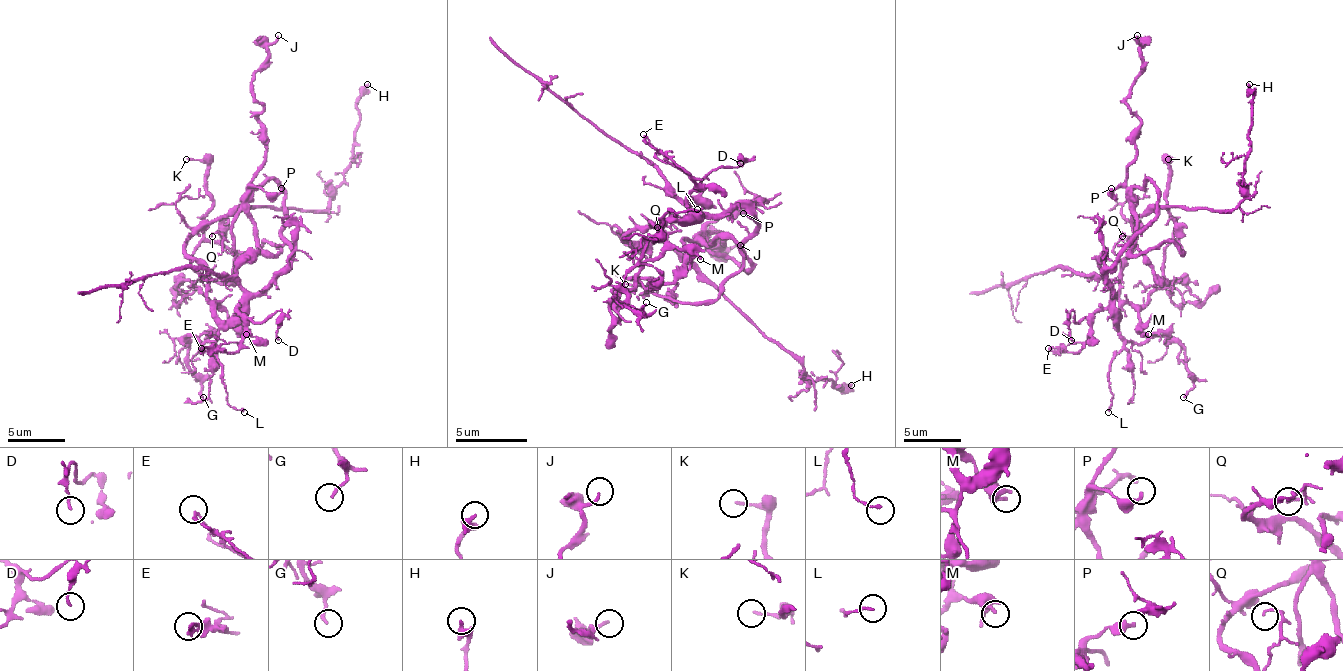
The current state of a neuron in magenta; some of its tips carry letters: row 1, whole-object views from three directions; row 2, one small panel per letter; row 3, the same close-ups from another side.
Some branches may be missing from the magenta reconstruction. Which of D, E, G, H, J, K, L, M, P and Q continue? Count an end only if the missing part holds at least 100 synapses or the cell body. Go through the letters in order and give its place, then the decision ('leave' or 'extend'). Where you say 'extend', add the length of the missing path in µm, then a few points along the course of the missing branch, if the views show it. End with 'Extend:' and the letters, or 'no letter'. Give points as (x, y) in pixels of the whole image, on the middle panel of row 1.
D: at (740, 163); leave
E: at (643, 134); leave
G: at (646, 302); leave
H: at (851, 385); leave
J: at (740, 245); leave
K: at (625, 284); leave
L: at (697, 209); leave
M: at (700, 259); leave
P: at (743, 213); leave
Q: at (657, 227); leave
Extend: no letter

